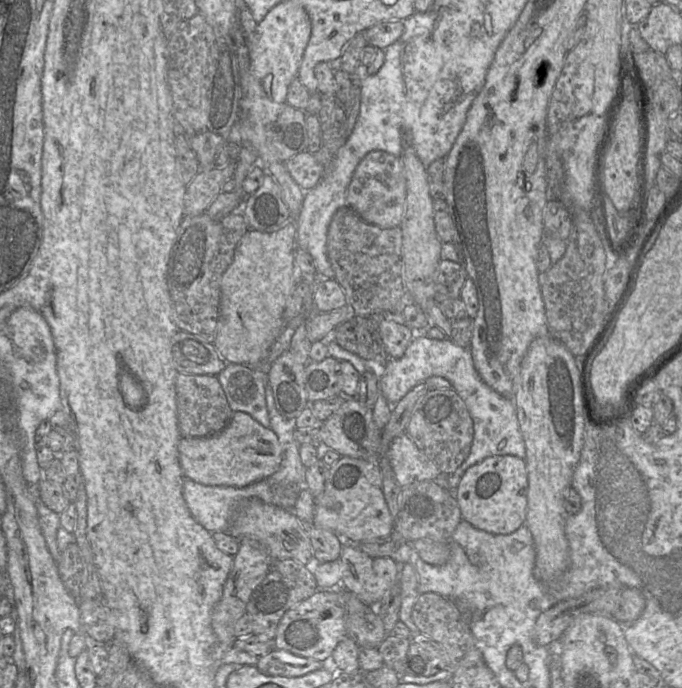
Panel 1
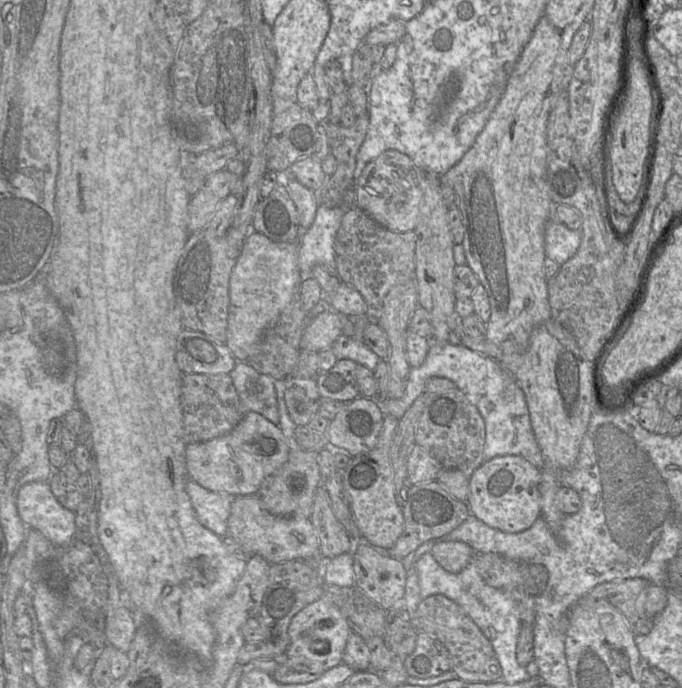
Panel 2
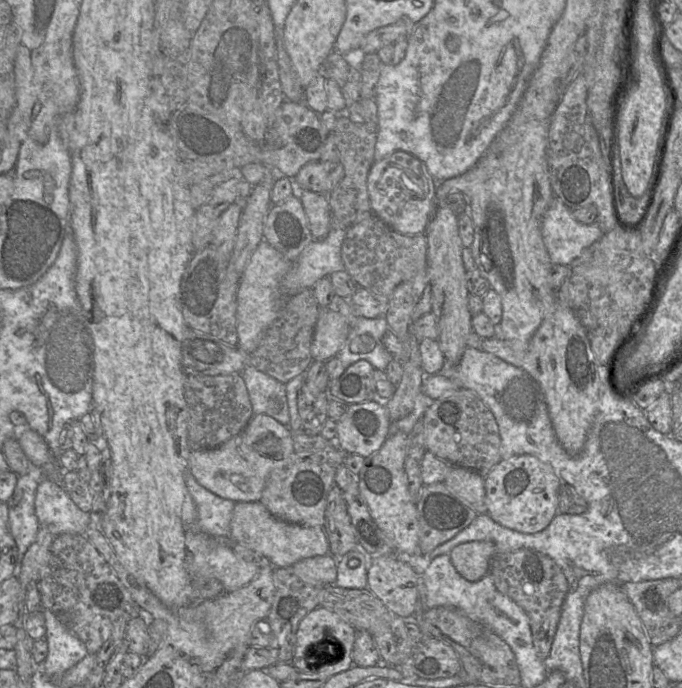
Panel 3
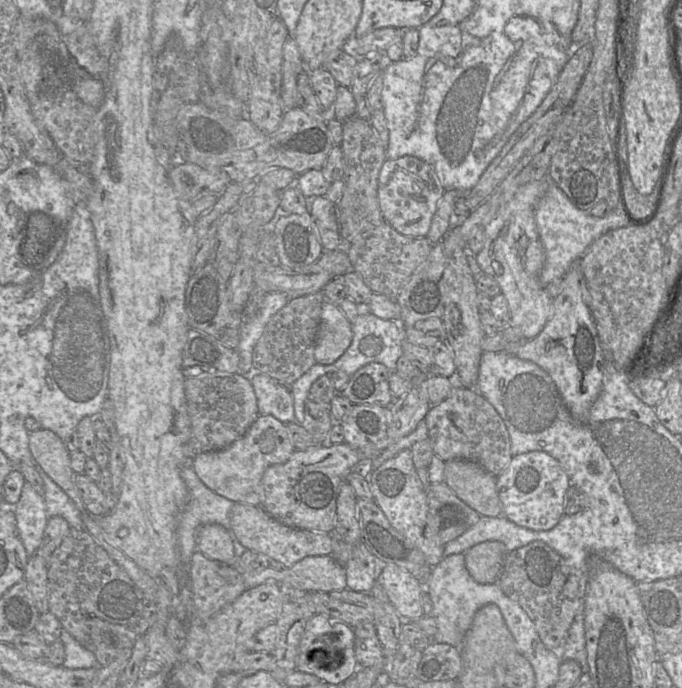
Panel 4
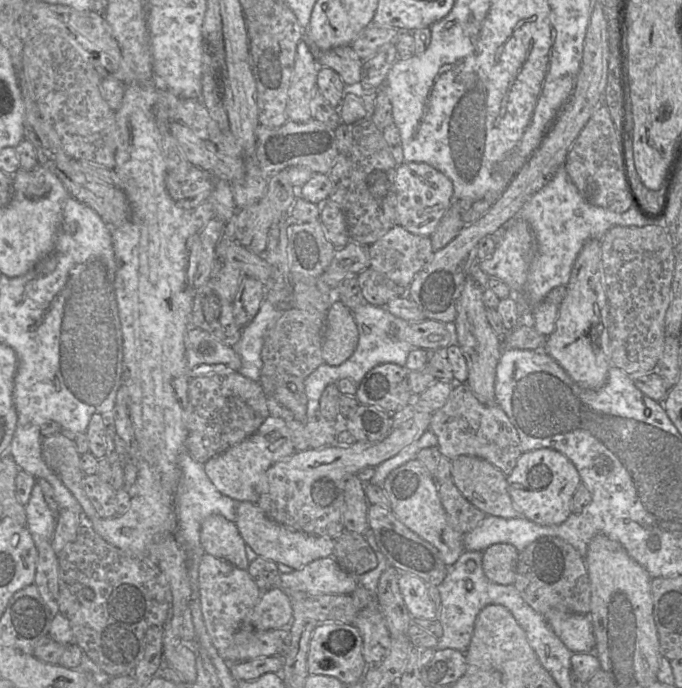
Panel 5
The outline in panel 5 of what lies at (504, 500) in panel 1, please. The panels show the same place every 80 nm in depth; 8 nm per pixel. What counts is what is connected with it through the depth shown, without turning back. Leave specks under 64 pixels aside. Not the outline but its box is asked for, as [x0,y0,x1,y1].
[507,448,581,526]

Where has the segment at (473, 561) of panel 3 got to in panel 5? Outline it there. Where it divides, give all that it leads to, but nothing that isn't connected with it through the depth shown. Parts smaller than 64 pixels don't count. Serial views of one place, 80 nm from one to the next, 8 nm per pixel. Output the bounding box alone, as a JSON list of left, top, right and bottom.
[481,543,519,584]

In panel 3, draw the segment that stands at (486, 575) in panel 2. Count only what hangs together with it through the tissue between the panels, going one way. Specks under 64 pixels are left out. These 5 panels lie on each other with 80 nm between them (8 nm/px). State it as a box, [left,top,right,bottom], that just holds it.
[488,549,572,660]

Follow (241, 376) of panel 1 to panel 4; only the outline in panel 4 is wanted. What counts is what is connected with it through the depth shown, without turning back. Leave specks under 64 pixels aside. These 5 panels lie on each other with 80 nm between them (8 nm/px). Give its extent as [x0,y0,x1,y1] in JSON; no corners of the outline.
[242,369,296,425]

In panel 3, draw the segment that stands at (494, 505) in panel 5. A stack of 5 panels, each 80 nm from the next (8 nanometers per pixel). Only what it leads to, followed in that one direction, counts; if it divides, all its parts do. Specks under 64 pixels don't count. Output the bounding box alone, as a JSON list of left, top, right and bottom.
[443,465,486,514]

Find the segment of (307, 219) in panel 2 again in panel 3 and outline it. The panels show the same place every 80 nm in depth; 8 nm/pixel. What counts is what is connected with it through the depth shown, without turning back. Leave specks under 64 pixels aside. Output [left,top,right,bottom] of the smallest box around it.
[299,188,332,239]

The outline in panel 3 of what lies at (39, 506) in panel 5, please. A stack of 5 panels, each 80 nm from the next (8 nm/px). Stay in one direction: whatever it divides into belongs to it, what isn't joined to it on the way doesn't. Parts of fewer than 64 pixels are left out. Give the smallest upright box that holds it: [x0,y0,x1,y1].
[8,465,45,561]

